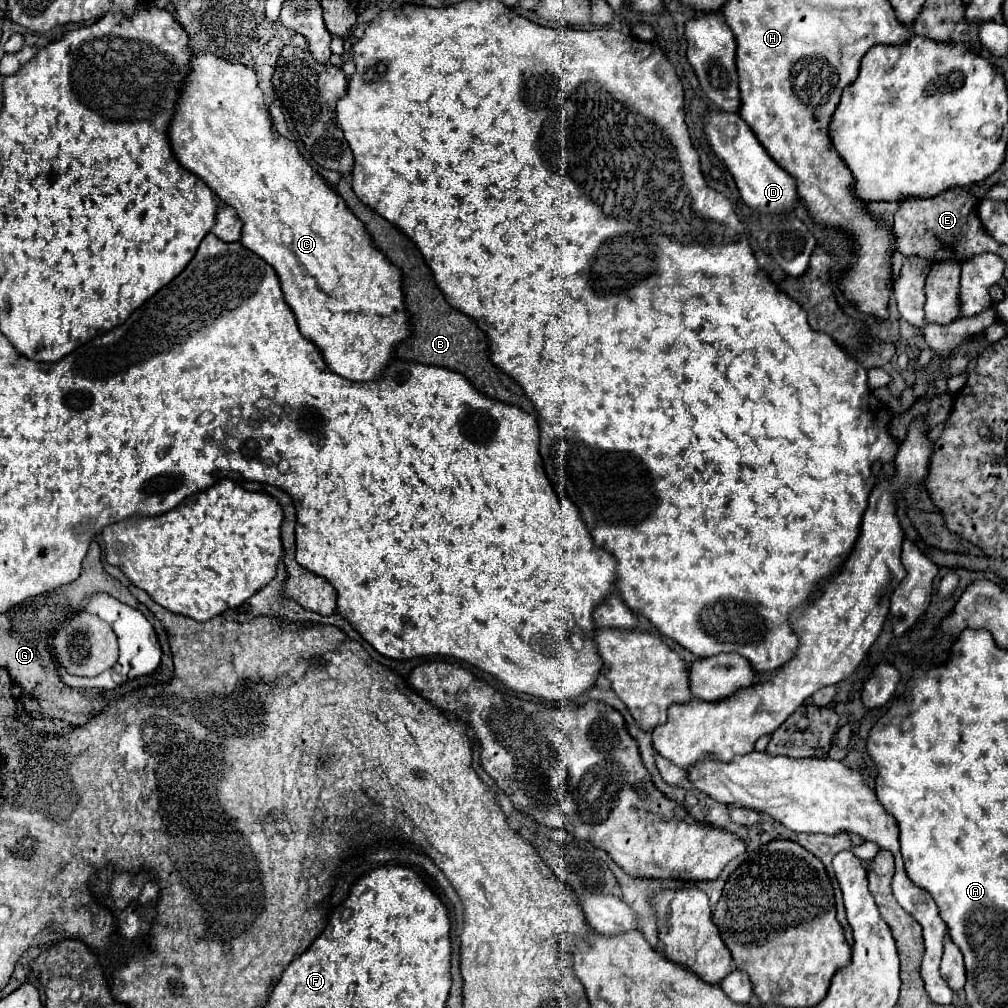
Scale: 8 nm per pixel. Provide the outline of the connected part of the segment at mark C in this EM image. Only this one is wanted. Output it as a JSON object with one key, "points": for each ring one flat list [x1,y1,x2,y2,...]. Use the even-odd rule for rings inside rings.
{"points":[[197,53,193,59,193,67,191,67,191,79,187,79,187,87,183,87,183,99,179,101,179,111,175,111,175,119,171,121,169,127,169,137,171,137,171,147,175,151,175,157,179,159,179,163,195,173,197,177,201,177,219,197,223,203,231,205,237,215,243,221,243,235,241,235,241,243,251,249,253,253,257,253,261,259,265,259,275,271,277,277,281,279,281,289,285,293,285,301,287,305,293,309,299,331,305,339,309,339,323,355,327,367,331,371,335,371,337,375,349,379,349,381,371,381,371,379,379,379,383,375,383,369,391,363,391,359,395,357,395,349,399,343,403,343,409,335,411,335,411,317,407,313,405,307,405,295,403,295,403,279,401,279,401,269,391,265,389,259,373,245,373,239,367,231,367,227,363,225,361,219,357,219,349,207,343,203,343,199,323,181,323,177,311,169,311,165,301,157,297,145,281,135,277,135,277,131,273,129,271,117,269,117,269,109,263,101,263,93,257,85,257,77,255,71,245,67,245,65,233,65,225,59,219,59,215,55,207,55,207,53]]}

